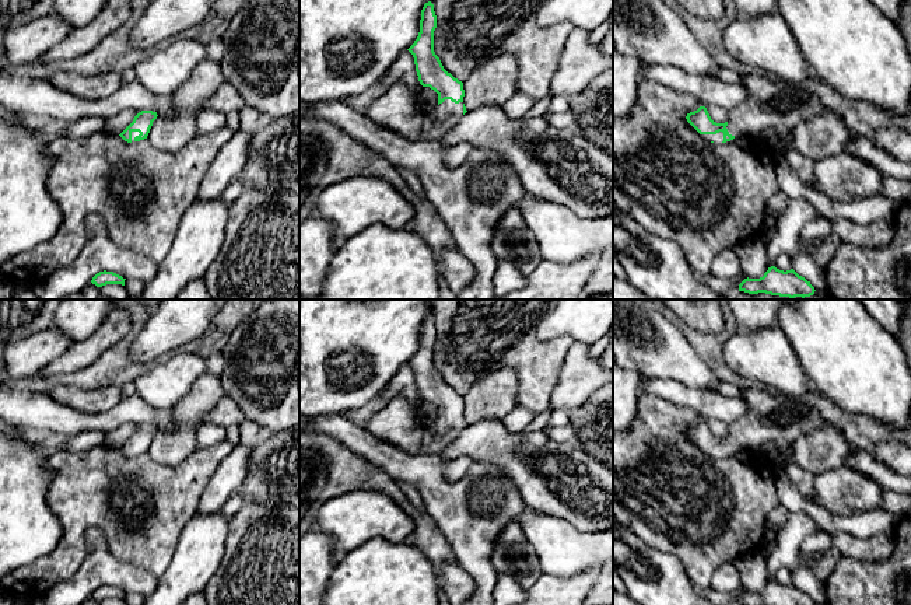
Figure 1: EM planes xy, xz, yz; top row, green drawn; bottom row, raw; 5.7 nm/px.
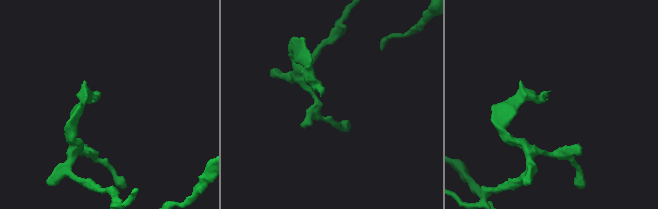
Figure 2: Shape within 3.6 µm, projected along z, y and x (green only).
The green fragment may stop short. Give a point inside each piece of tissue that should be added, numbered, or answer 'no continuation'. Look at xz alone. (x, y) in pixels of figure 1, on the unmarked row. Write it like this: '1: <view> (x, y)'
1: xz (437, 437)

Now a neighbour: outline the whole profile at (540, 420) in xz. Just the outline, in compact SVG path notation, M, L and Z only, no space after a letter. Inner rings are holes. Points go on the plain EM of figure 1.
M549 406L543 413L535 416L533 422L528 424L528 427L523 430L523 433L529 433L533 430L539 430L546 427L549 417L551 416L551 408Z

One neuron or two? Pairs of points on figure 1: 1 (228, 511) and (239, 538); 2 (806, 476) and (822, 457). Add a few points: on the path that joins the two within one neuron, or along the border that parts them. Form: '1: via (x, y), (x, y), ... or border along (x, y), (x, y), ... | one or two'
1: border along (246, 500), (230, 518) | two
2: border along (780, 467), (787, 458), (791, 458), (813, 475) | two

